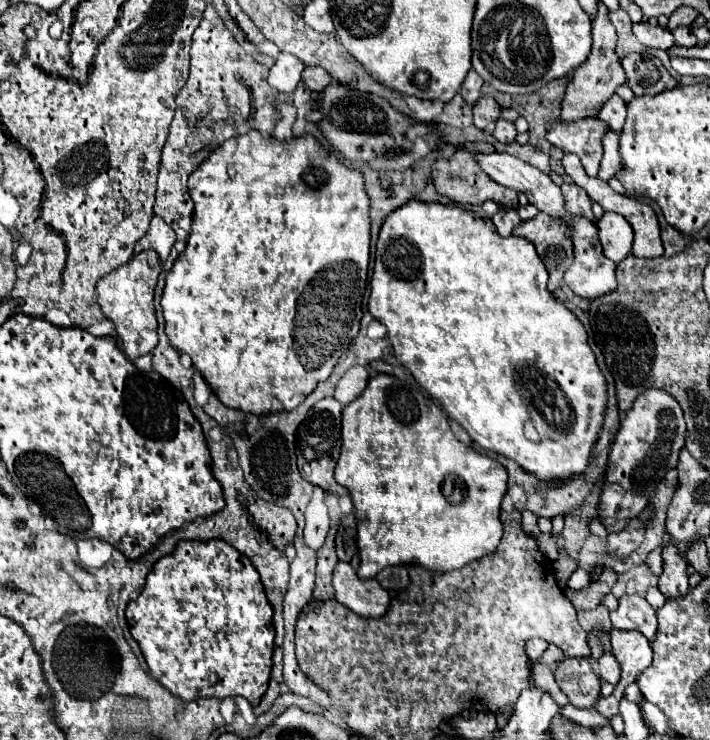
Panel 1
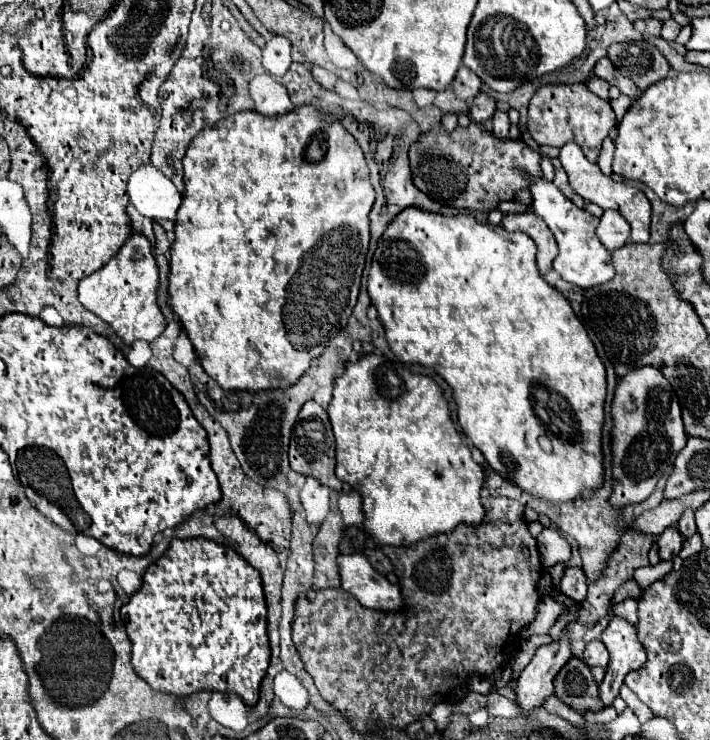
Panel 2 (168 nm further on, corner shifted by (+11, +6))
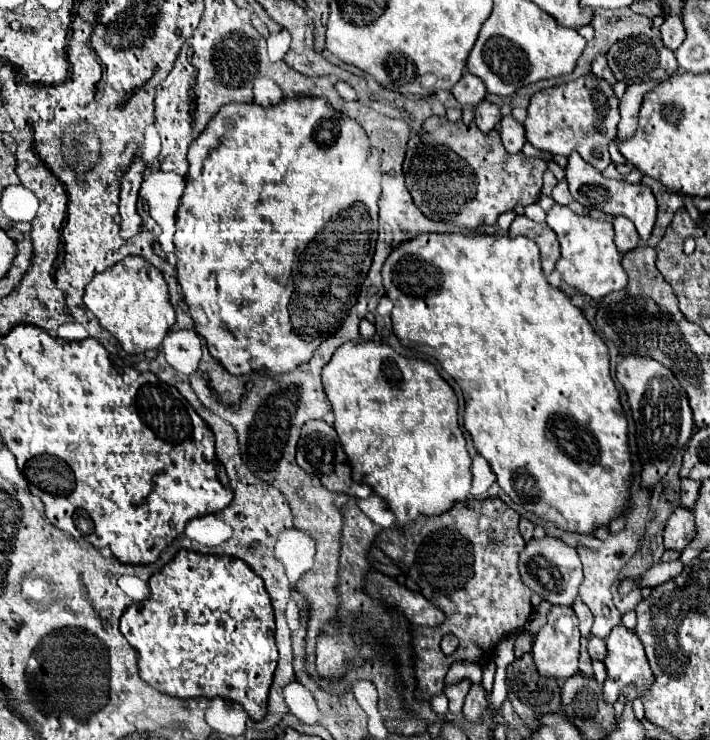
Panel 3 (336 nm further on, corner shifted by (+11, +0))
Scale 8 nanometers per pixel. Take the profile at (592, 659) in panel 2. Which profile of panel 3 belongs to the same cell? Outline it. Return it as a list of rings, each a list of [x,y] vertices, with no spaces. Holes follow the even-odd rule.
[[[591,636],[589,638],[589,656],[591,660],[605,660],[605,640],[603,638],[597,638],[597,636]]]

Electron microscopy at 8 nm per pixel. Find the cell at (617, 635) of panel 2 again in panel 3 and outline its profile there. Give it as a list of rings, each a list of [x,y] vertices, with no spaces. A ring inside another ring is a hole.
[[[623,624],[615,626],[607,636],[607,680],[603,684],[603,698],[609,704],[615,704],[621,686],[635,684],[639,690],[645,690],[653,684],[653,670],[649,668],[645,650],[637,634]]]

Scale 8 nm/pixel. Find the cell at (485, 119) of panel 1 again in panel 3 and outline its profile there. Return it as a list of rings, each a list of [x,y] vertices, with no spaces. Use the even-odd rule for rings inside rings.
[[[483,100],[479,106],[475,106],[475,124],[479,126],[481,132],[491,132],[499,126],[501,122],[501,112],[497,104],[491,104]]]

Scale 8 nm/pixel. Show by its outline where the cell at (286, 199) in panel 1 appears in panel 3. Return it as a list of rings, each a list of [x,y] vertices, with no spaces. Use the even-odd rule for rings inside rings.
[[[283,98],[275,106],[249,104],[225,104],[207,124],[197,140],[189,146],[189,172],[187,186],[177,210],[175,232],[175,256],[179,270],[179,284],[183,288],[185,302],[191,308],[197,334],[207,340],[211,356],[215,356],[231,374],[251,374],[265,370],[267,374],[285,374],[307,362],[313,356],[313,348],[321,344],[329,332],[335,332],[353,302],[359,296],[359,284],[367,276],[377,240],[377,200],[381,194],[381,154],[371,146],[367,132],[353,118],[333,110],[325,98]]]

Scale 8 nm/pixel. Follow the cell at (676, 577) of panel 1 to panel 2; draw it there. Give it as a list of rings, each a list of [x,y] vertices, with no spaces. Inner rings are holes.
[[[675,526],[667,528],[663,534],[659,534],[657,546],[659,546],[659,560],[673,560],[673,556],[677,556],[683,546],[679,530]]]

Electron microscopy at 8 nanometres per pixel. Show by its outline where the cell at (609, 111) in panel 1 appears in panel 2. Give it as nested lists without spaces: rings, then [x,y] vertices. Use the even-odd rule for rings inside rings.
[[[591,78],[591,82],[589,82],[589,86],[587,86],[593,94],[597,94],[599,98],[605,98],[607,102],[611,102],[611,98],[609,98],[609,84],[605,82],[605,80],[599,80],[599,78]]]

